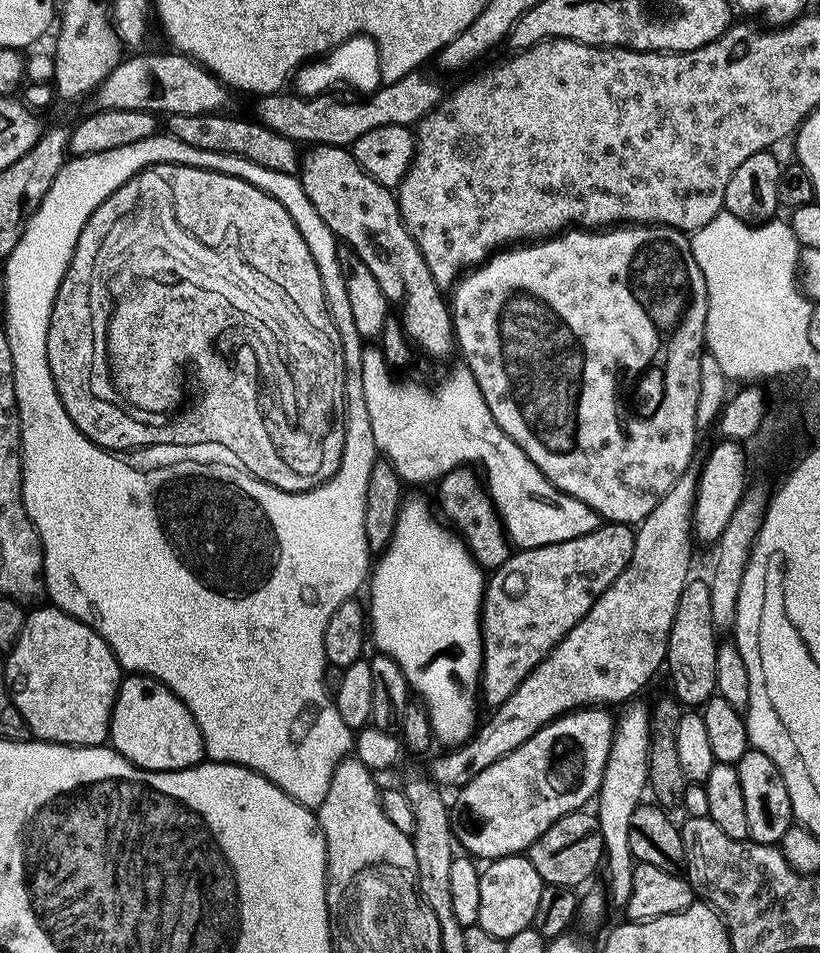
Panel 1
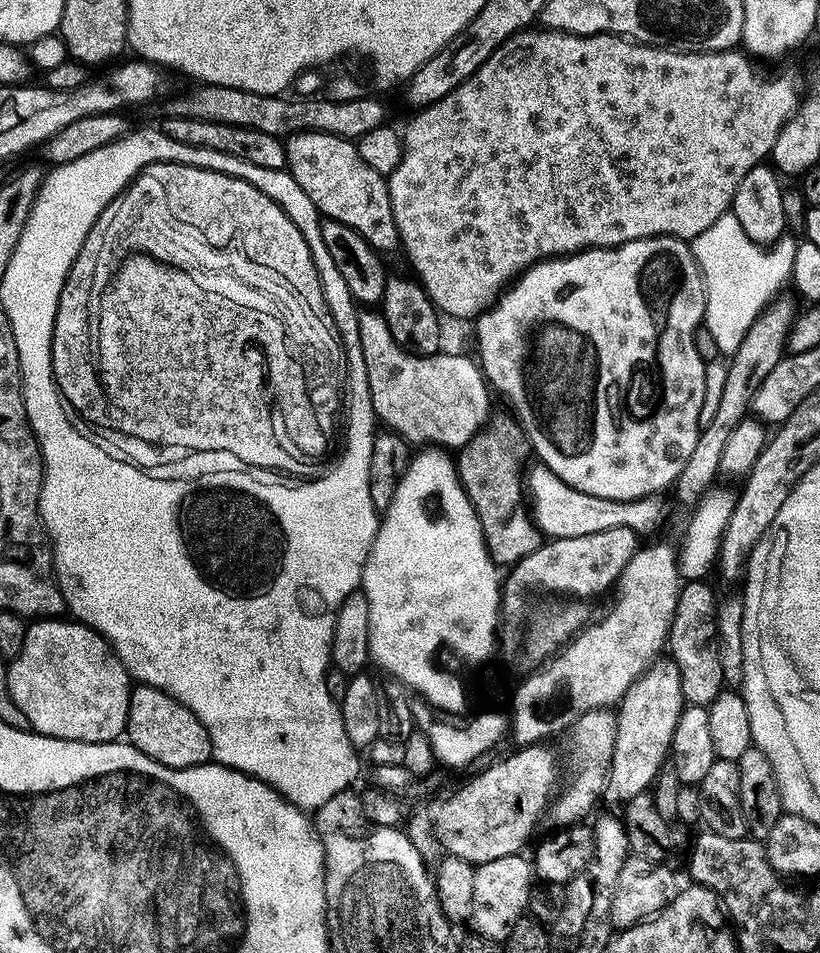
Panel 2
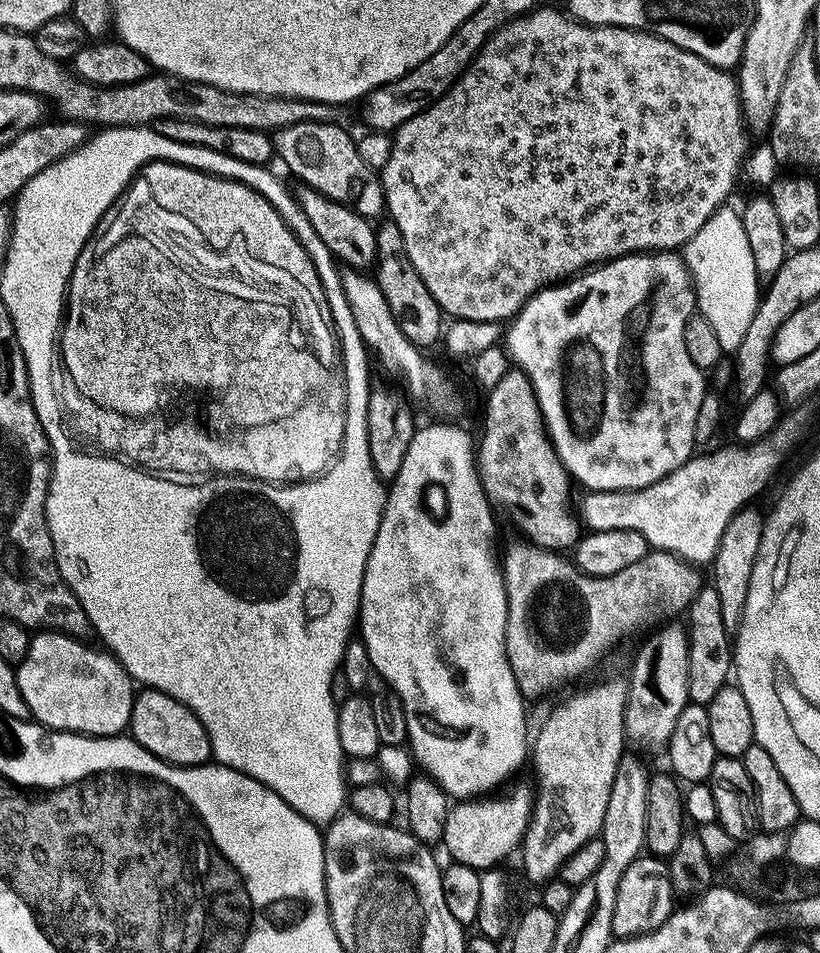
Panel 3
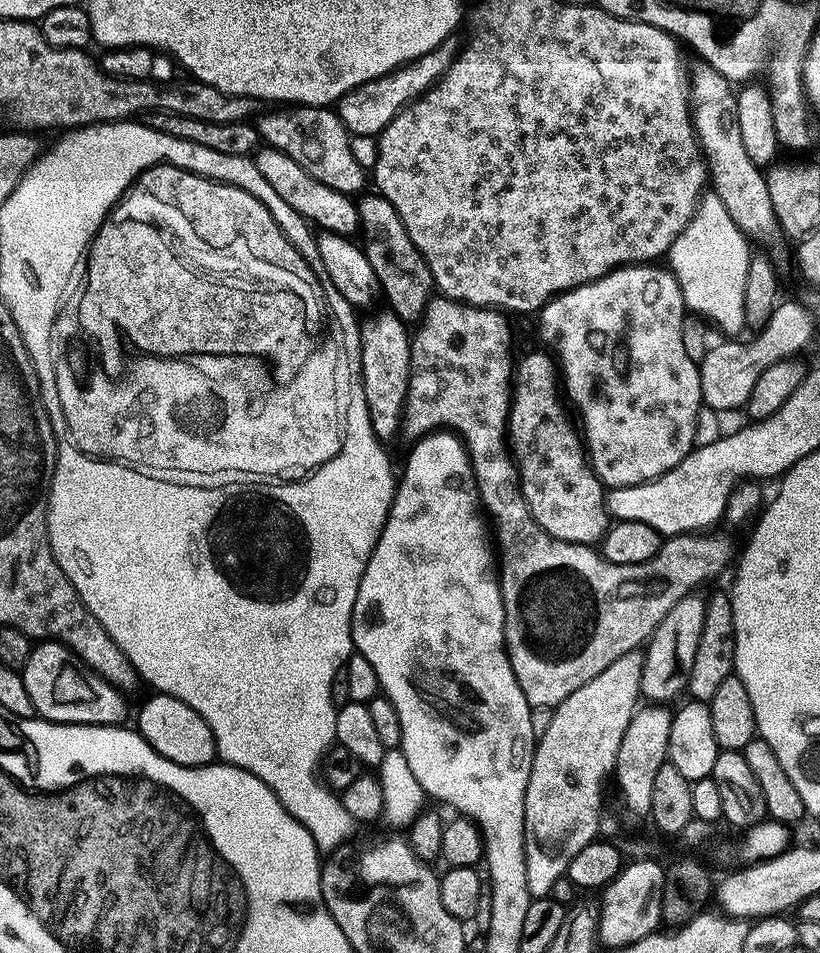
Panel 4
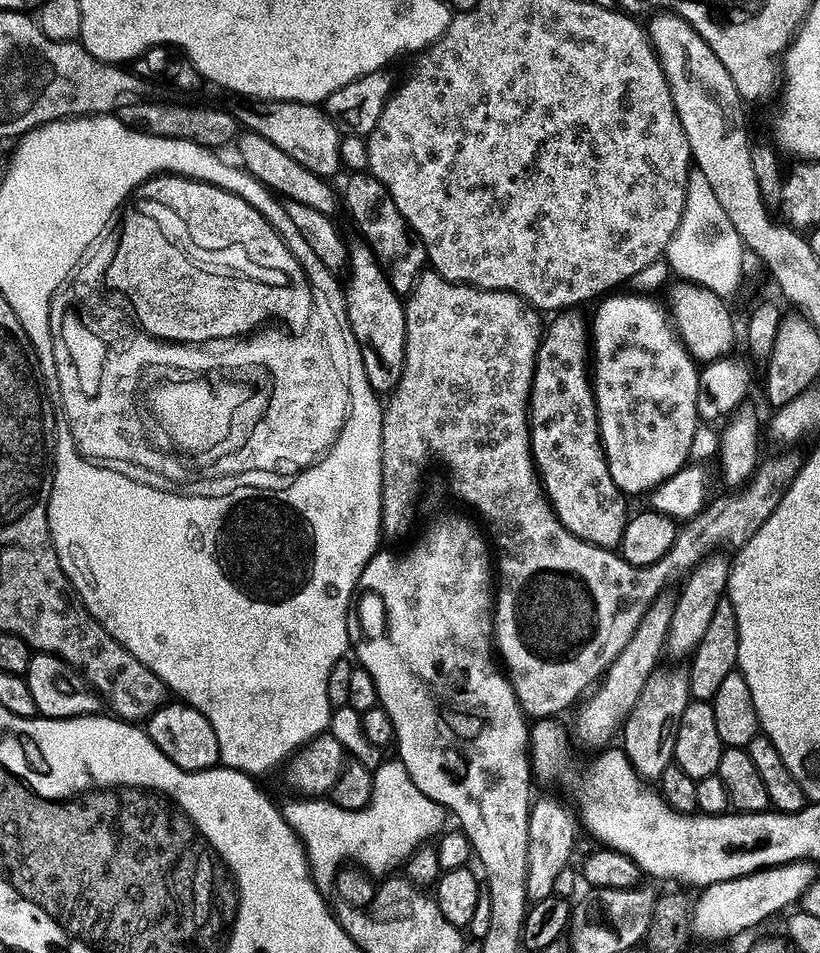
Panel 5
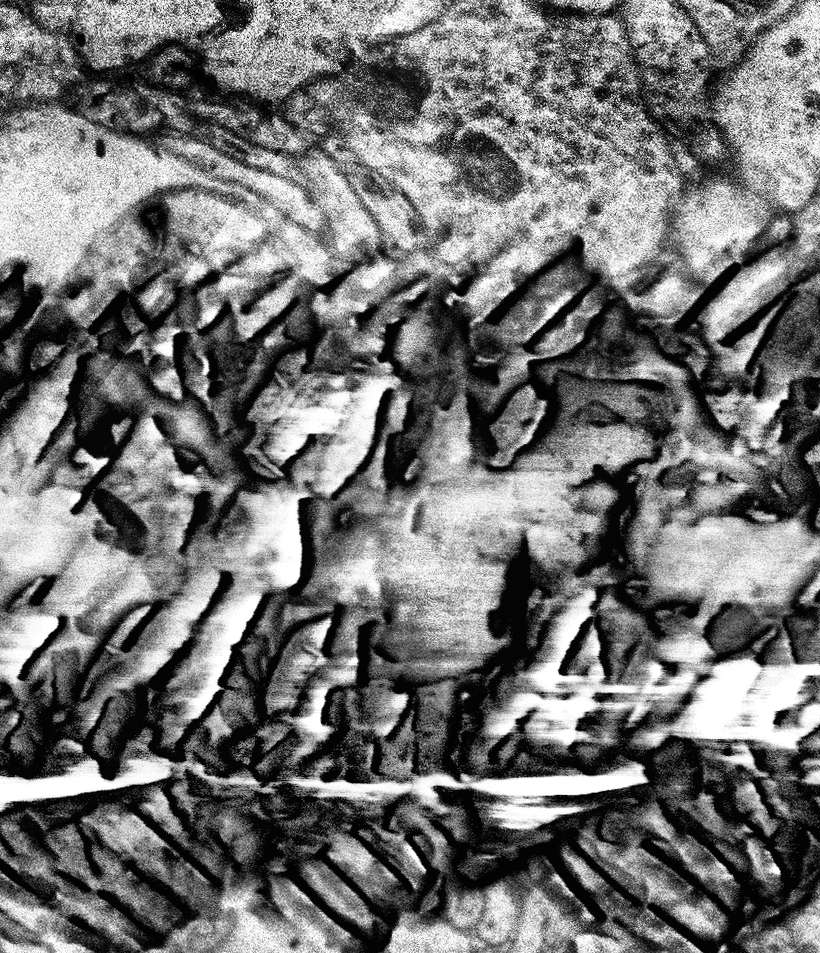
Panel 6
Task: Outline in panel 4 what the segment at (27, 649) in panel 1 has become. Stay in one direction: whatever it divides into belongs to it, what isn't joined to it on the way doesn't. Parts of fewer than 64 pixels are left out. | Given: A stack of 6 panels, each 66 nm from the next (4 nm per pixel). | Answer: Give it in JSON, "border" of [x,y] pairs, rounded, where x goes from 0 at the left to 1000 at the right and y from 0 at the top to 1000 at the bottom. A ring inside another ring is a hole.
{"border":[[[54,674],[40,683],[34,697],[27,702],[32,716],[32,724],[37,724],[37,732],[41,737],[45,748],[63,760],[99,760],[100,762],[120,762],[139,764],[152,759],[156,751],[156,739],[152,727],[134,716],[126,714],[120,706],[105,698],[84,680],[67,674]]]}

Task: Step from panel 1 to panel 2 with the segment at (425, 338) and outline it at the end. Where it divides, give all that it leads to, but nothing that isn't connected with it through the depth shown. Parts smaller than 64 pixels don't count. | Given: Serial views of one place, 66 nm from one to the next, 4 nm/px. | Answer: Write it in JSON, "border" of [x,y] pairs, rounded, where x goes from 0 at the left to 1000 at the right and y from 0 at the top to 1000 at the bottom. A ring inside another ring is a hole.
{"border":[[[362,139],[349,147],[350,179],[373,199],[391,228],[427,237],[461,267],[489,259],[480,220],[473,203],[473,189],[443,168],[435,152],[417,143],[396,139]]]}

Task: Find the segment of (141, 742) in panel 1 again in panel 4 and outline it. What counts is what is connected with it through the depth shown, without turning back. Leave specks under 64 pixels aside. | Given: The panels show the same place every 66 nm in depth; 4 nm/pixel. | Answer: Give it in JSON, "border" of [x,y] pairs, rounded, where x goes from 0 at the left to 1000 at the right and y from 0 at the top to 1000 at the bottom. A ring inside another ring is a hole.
{"border":[[[199,728],[187,729],[187,735],[171,747],[168,767],[182,783],[198,795],[223,806],[251,806],[266,797],[263,775],[256,762],[227,737]]]}

